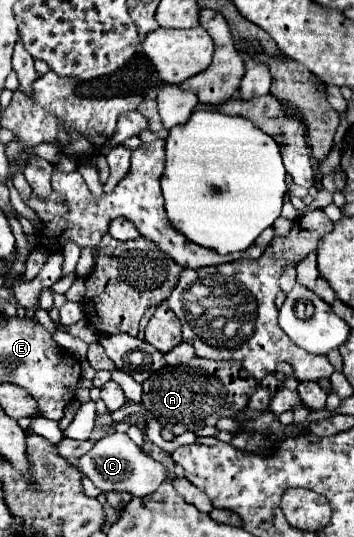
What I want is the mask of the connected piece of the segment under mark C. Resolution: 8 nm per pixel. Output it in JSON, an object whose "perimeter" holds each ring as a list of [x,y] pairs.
{"perimeter":[[[111,434],[101,438],[93,450],[81,456],[81,474],[85,474],[103,492],[129,492],[131,496],[151,496],[161,482],[169,478],[169,470],[143,452],[127,434]]]}

